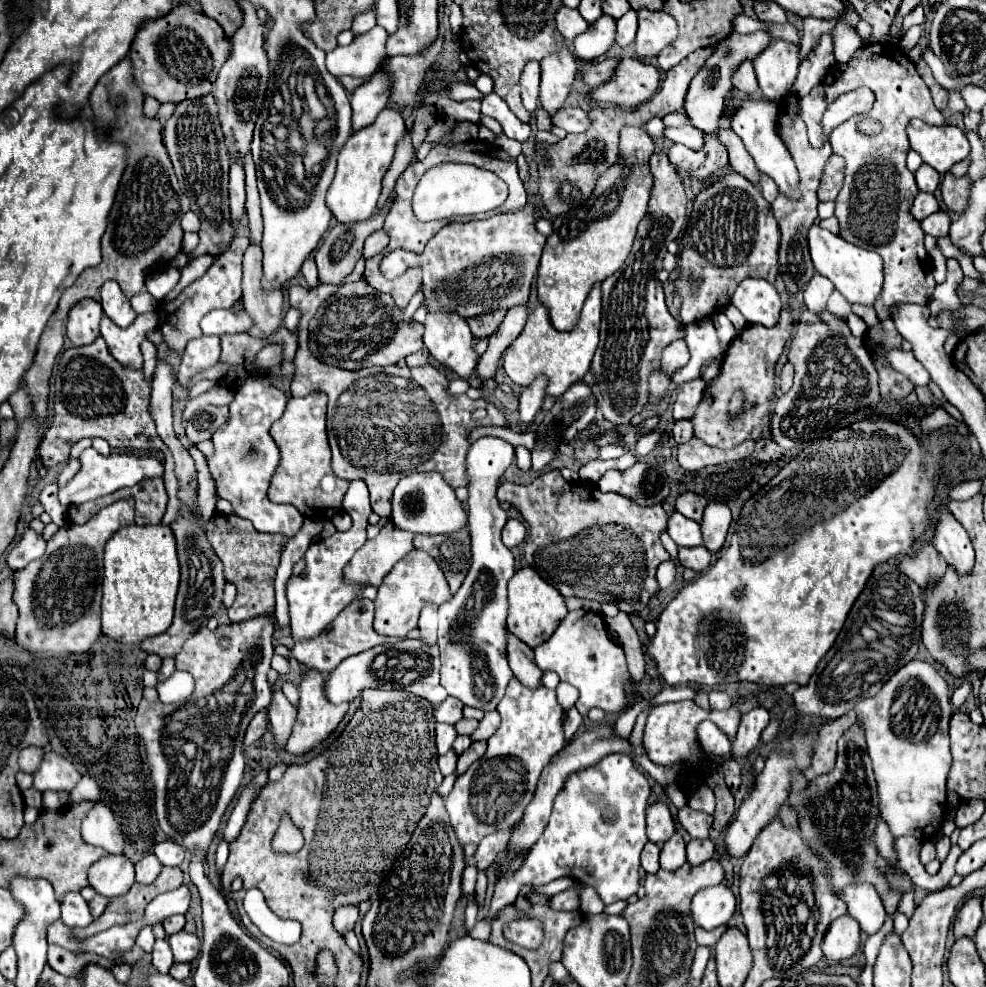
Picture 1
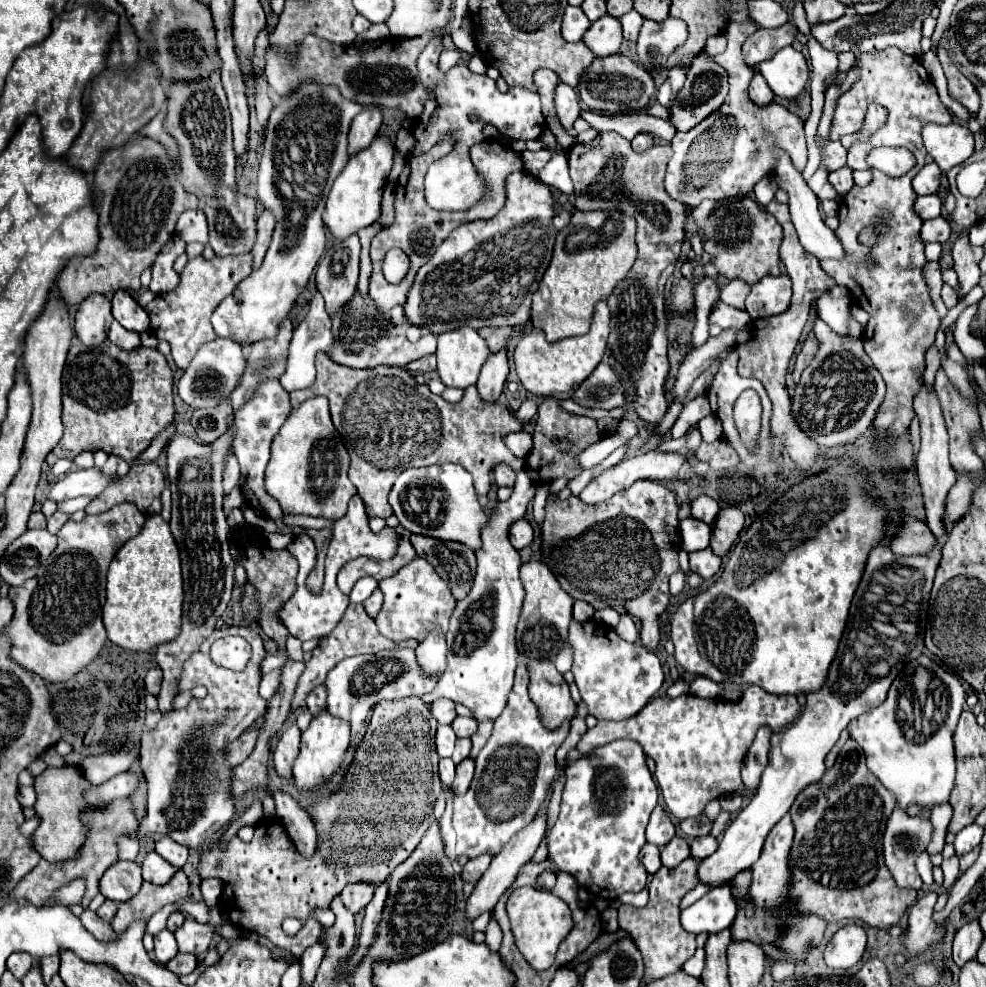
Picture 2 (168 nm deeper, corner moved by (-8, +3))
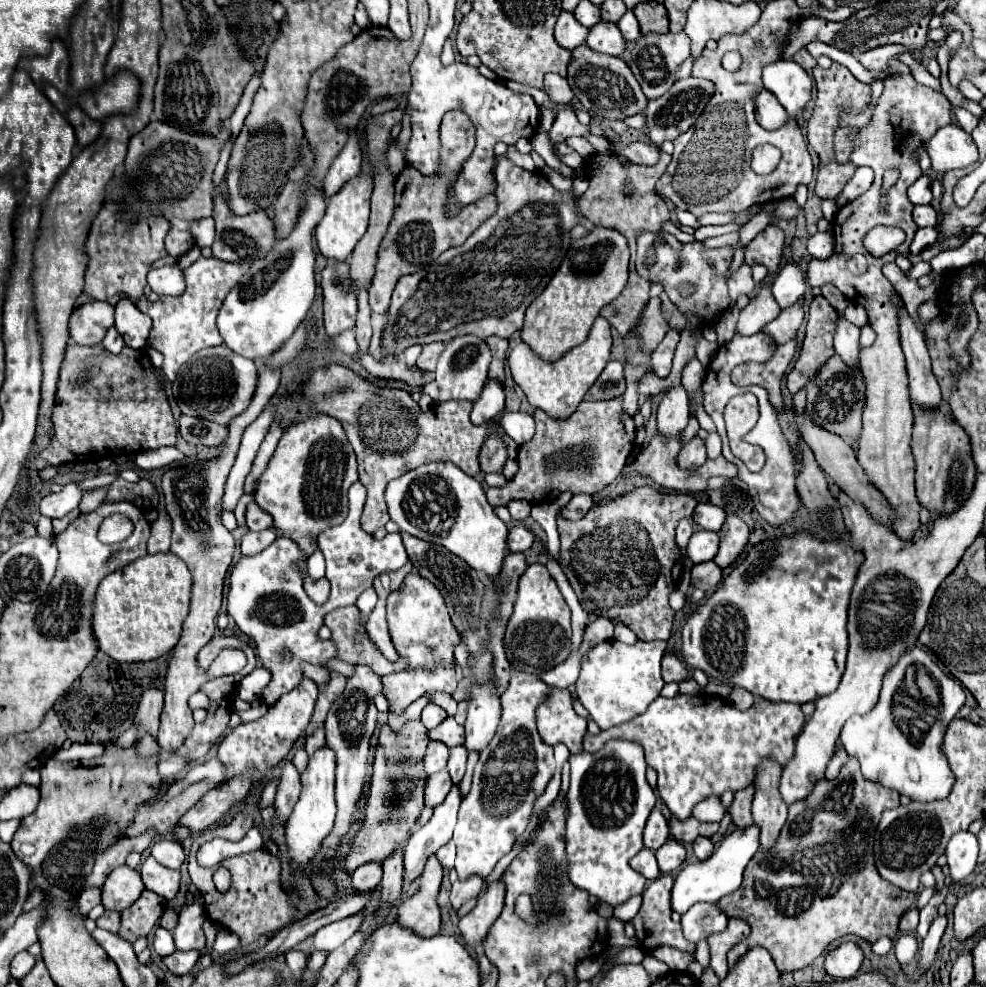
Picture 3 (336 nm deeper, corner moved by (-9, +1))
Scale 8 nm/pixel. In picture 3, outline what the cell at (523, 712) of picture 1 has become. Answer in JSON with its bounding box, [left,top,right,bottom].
[453,671,555,881]

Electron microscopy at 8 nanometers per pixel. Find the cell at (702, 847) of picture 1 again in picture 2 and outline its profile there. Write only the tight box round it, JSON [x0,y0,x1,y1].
[690,835,718,859]

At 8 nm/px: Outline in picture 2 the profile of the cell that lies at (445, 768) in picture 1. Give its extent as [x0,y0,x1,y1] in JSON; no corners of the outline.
[438,757,456,785]

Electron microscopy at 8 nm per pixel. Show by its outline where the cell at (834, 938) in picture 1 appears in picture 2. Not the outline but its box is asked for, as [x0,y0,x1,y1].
[824,925,866,969]

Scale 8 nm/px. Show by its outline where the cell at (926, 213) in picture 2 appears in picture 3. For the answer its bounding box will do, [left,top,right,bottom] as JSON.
[913,205,937,227]

